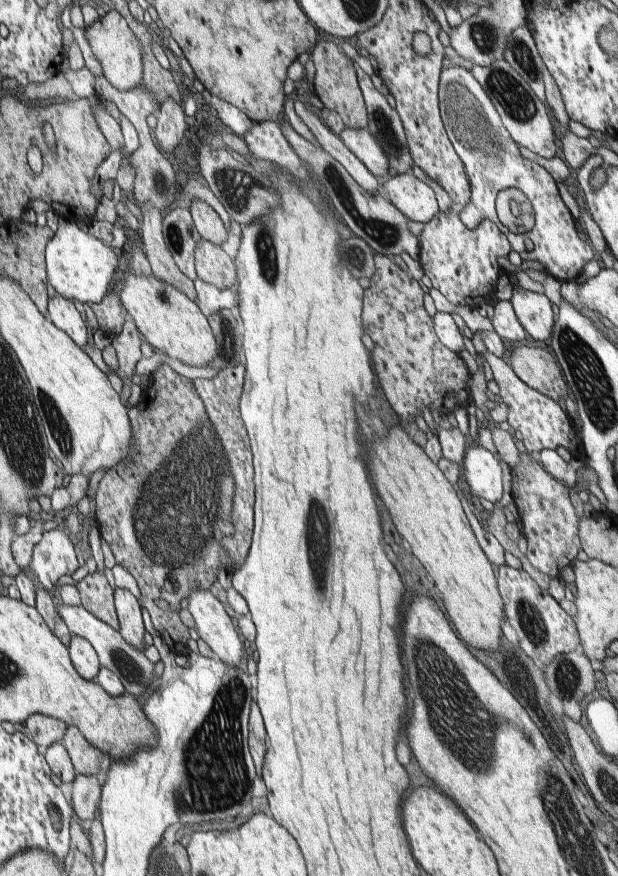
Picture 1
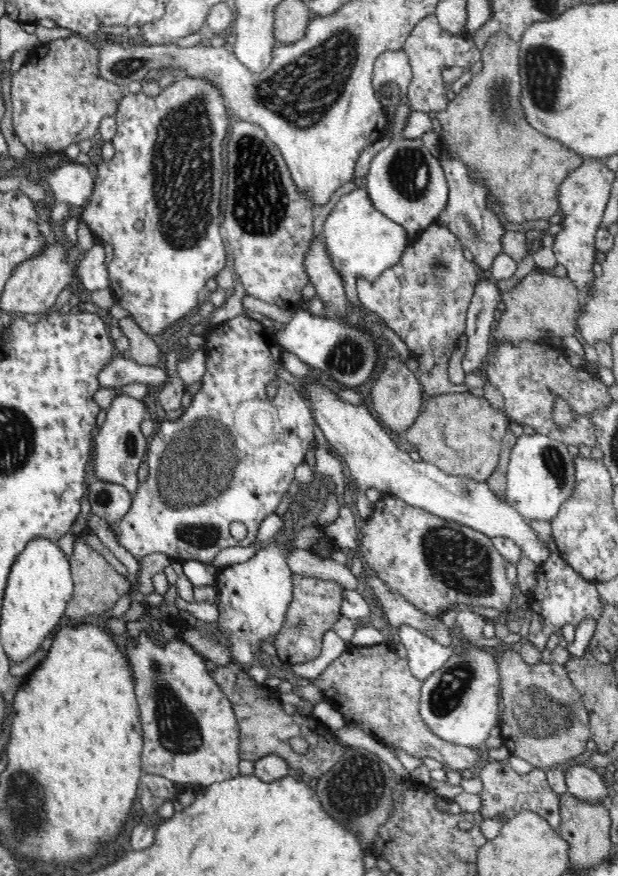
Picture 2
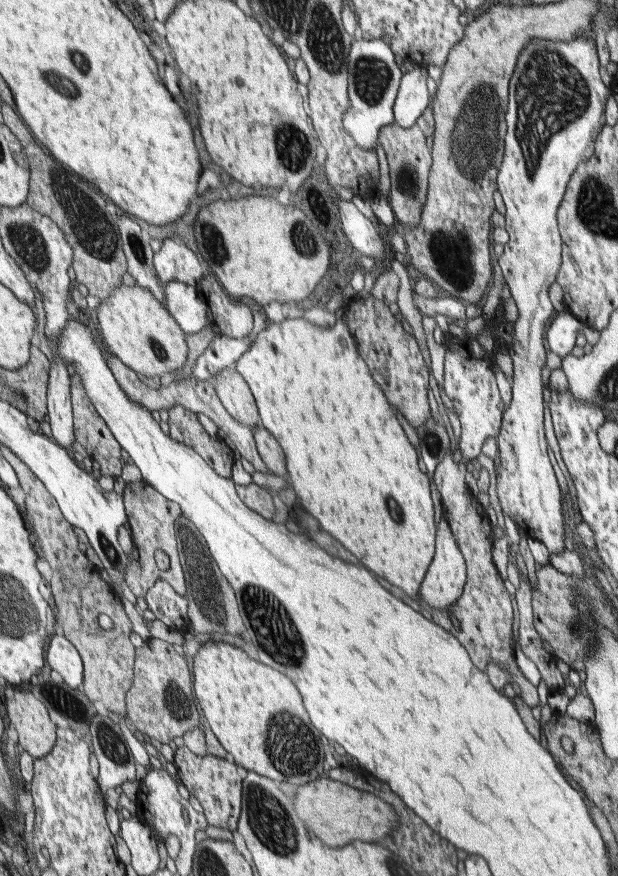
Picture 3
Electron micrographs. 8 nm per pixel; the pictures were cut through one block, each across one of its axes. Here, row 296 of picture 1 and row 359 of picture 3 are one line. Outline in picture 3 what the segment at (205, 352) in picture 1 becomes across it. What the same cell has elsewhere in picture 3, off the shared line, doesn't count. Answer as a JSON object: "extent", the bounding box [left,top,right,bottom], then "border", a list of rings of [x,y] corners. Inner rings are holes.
{"extent":[97,284,187,378],"border":[[[123,284],[111,292],[109,298],[101,300],[97,310],[97,322],[99,322],[99,340],[101,344],[115,354],[127,368],[131,368],[137,374],[149,376],[149,378],[161,378],[169,372],[177,372],[179,368],[185,366],[187,362],[187,342],[185,342],[185,332],[179,328],[179,324],[175,324],[175,318],[169,314],[169,310],[155,300],[155,296],[151,296],[151,292],[139,288],[139,286],[131,286],[125,288]]]}

